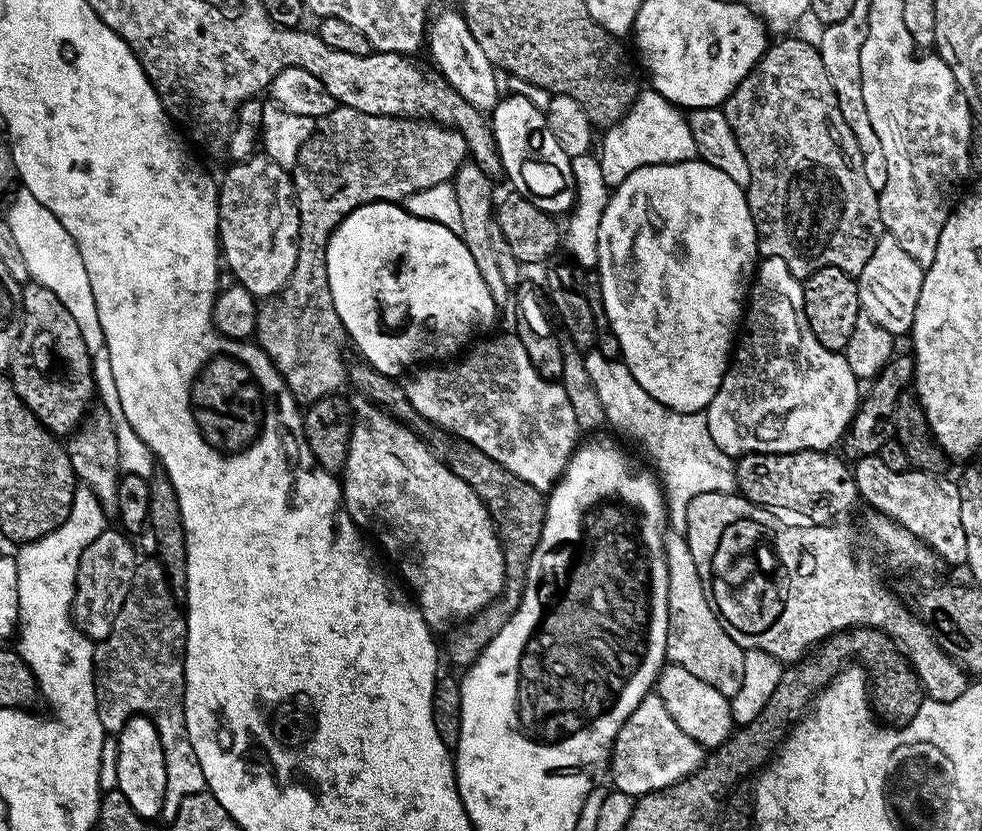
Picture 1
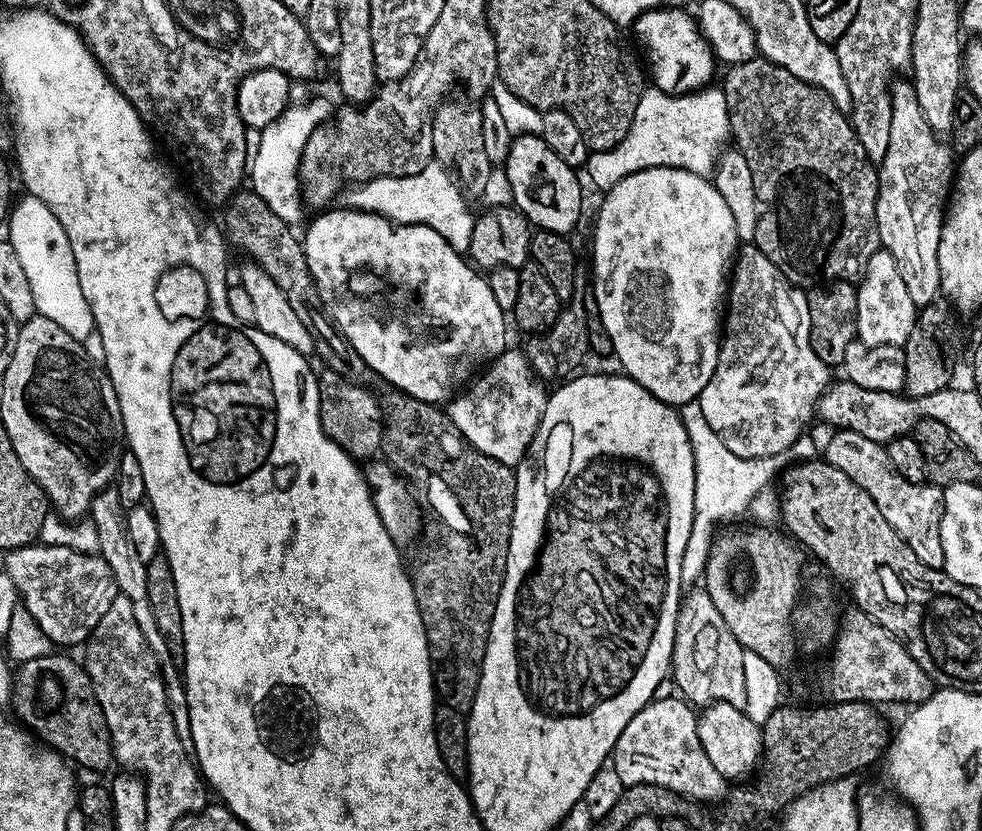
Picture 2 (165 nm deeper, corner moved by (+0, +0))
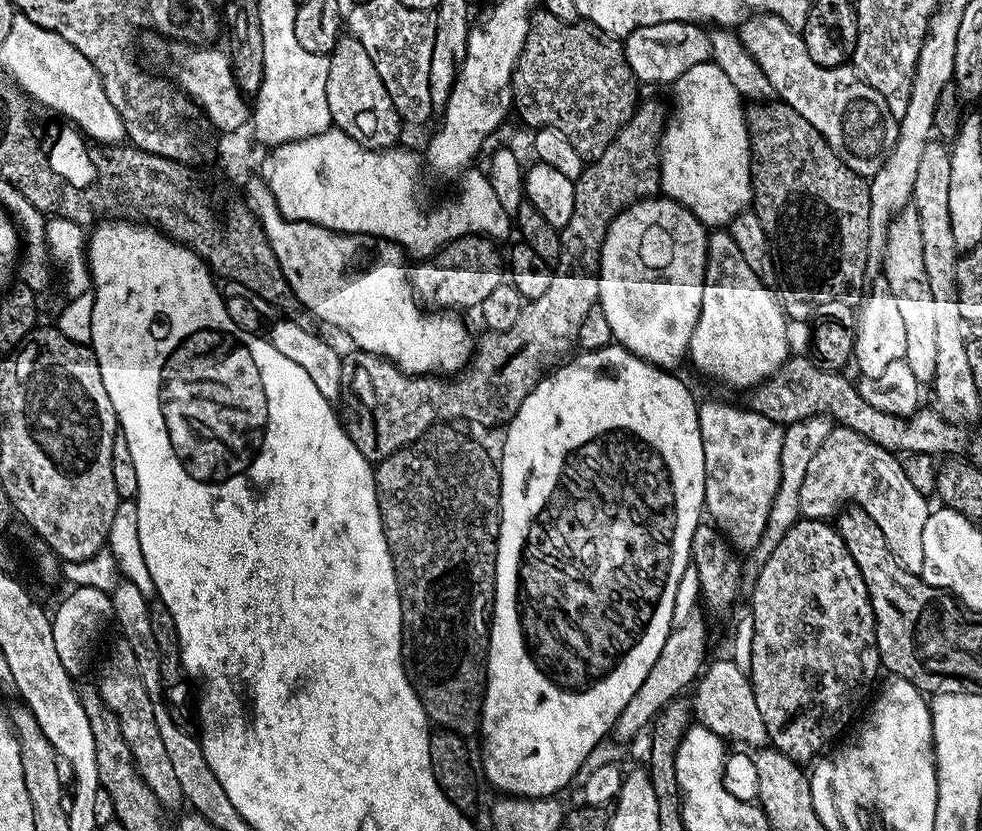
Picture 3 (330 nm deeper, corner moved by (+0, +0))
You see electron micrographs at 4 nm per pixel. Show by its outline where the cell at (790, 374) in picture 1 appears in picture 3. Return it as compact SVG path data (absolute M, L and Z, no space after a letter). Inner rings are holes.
M716 230L708 238L708 265L702 286L702 306L694 334L690 340L690 360L708 376L713 376L728 388L755 389L771 380L772 376L789 358L788 320L784 308L776 301L773 289L760 281L760 276L746 266L734 238L726 230Z

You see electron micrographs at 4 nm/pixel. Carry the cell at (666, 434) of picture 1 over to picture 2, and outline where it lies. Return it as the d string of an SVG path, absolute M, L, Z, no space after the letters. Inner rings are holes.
M699 402L683 405L679 409L679 414L686 426L686 434L690 438L690 446L694 454L694 474L696 475L696 485L694 486L694 522L690 526L690 538L686 538L686 554L682 554L682 574L680 575L681 585L692 586L703 577L704 567L710 554L710 546L717 535L718 529L732 522L727 522L727 520L732 520L735 516L740 515L743 517L747 513L751 499L763 488L769 487L770 480L768 479L776 471L778 471L777 473L781 471L779 464L781 461L774 456L763 456L757 460L747 460L730 450L726 450L722 438L718 438L718 434L714 434L714 430L710 430L710 422L706 422L706 414L702 414L702 406Z

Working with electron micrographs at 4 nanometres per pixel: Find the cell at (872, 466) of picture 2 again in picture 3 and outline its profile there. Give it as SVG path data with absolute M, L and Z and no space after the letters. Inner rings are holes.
M836 426L807 467L800 515L810 520L827 521L849 502L874 518L897 562L906 570L919 574L922 570L922 526L926 526L930 511L929 497L914 490L913 484L906 479L903 463L893 453L862 438L862 434L854 430Z

